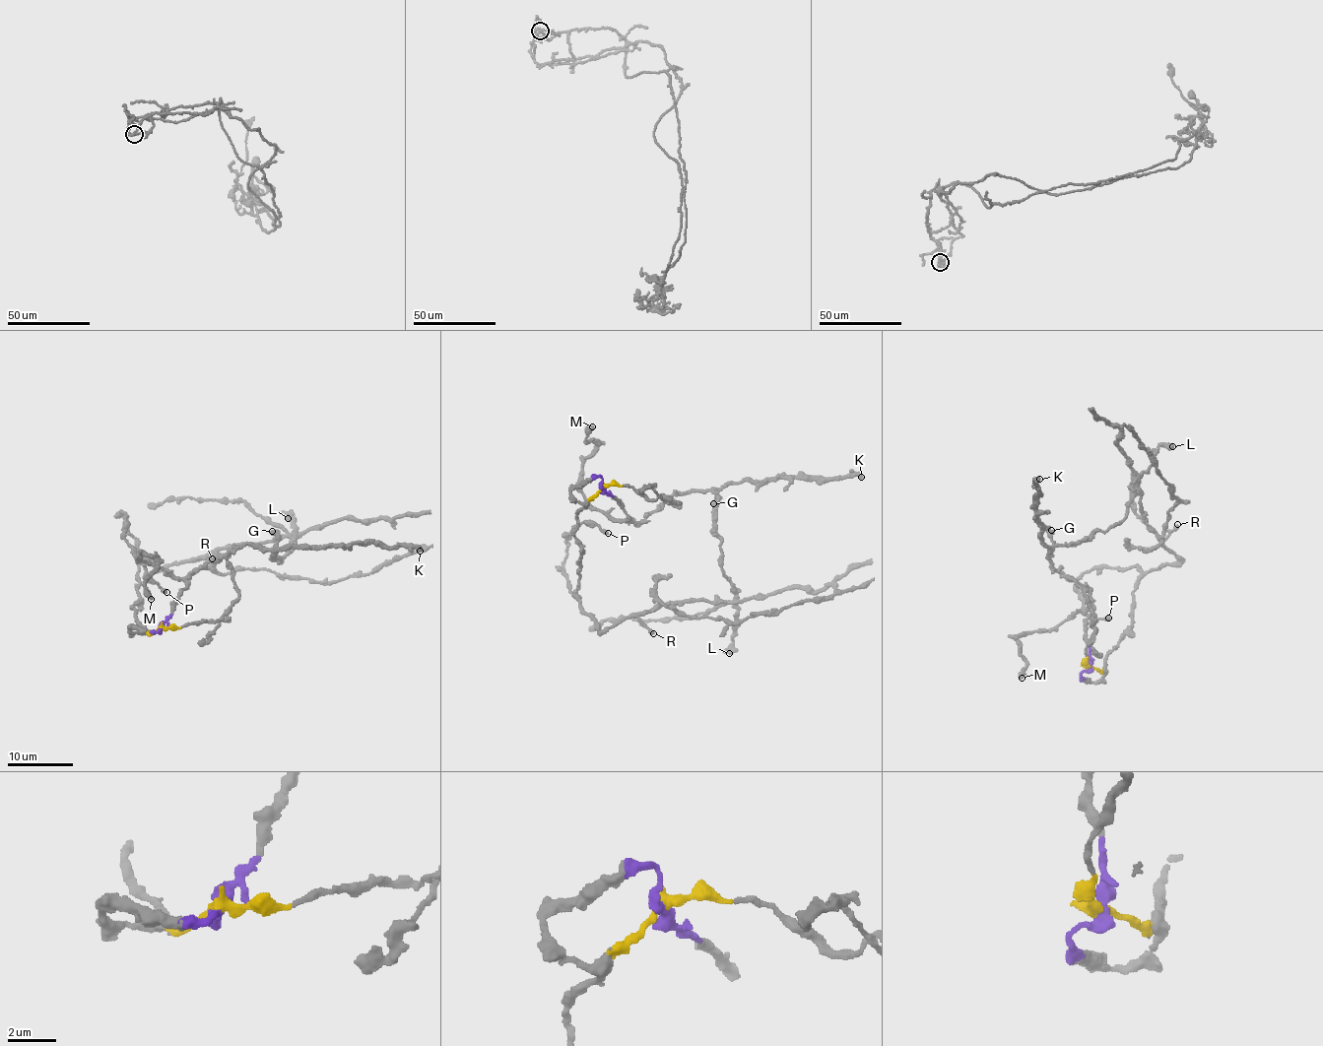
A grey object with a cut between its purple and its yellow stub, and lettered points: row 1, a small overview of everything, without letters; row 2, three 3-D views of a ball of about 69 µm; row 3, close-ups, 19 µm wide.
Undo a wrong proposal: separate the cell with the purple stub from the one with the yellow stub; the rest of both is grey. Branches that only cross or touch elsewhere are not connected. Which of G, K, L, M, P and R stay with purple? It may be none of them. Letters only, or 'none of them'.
G, K, L, M

